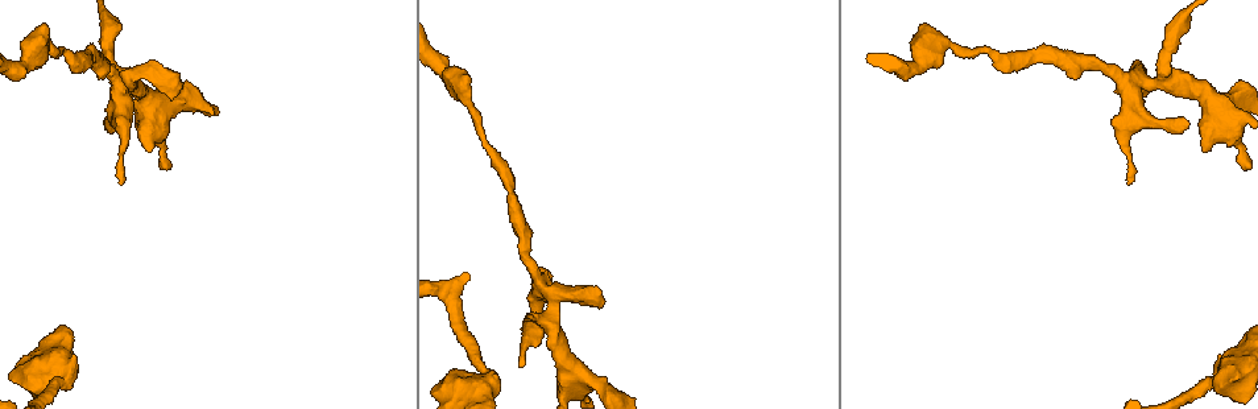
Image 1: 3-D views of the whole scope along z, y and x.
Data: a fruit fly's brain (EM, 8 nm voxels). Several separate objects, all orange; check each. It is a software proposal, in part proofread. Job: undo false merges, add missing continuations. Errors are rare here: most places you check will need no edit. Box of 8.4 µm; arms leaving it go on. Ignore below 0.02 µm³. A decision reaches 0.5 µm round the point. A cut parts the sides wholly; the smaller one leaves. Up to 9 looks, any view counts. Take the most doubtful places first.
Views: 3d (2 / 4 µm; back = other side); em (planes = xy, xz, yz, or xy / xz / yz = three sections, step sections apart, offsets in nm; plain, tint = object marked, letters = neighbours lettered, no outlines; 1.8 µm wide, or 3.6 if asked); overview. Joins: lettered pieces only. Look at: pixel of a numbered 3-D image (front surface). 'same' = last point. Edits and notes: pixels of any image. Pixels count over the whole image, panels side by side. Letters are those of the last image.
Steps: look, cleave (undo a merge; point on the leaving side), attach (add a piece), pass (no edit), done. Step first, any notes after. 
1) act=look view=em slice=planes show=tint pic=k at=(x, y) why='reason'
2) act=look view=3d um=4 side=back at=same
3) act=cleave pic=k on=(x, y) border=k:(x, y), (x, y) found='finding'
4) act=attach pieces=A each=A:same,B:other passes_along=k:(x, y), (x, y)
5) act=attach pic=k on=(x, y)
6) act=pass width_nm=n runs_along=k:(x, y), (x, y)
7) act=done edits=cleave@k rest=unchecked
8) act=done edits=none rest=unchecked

act=look view=em slice=xz step=8 show=letters pic=1 at=(170, 96) why='free end'

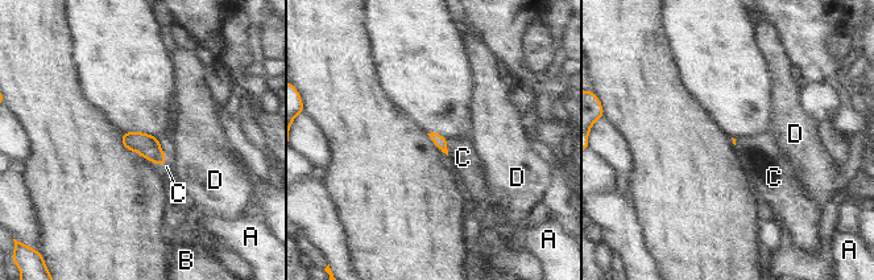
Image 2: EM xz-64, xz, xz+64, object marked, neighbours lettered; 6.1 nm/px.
act=look view=em slice=xy step=4 show=letters at=same why='another direction'

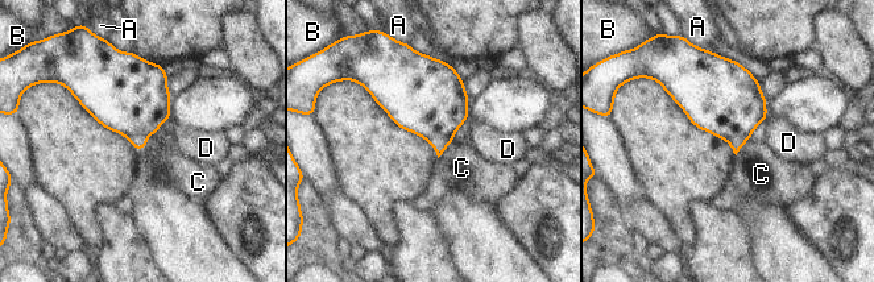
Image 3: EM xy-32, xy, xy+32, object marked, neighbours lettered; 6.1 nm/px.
act=pass longest_contact=C:130nm each=A:other,B:other,C:other,D:other border=3:(749, 140), (736, 156) found='none of them fits'

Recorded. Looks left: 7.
act=look view=em slice=yz step=16 show=letters pic=1 at=(46, 25) why='free end'

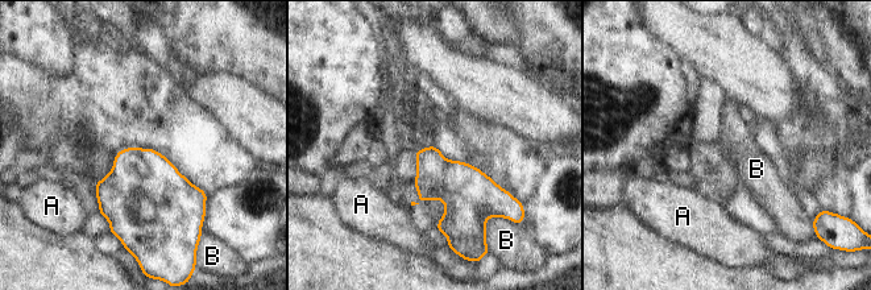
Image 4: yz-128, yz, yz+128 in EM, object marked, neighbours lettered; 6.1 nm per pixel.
act=look view=em slice=planes show=letters at=same why='cut it another way'

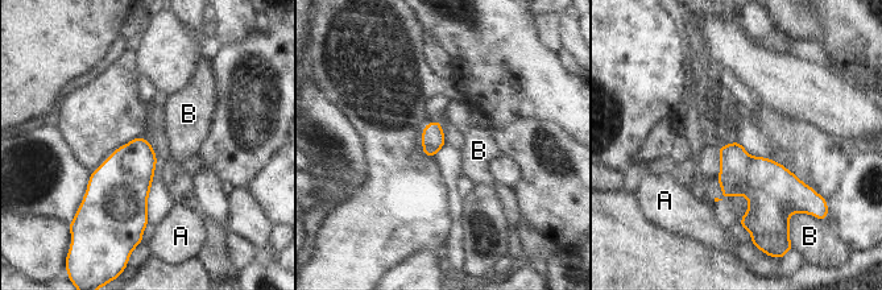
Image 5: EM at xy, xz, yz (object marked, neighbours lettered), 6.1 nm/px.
act=pass each=A:other,B:other border=5:(799, 211), (795, 211), (787, 219) found='no lettered piece goes on from it'

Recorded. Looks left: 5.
act=look view=3d um=2 pic=1 at=(106, 124) why='branch stops here'

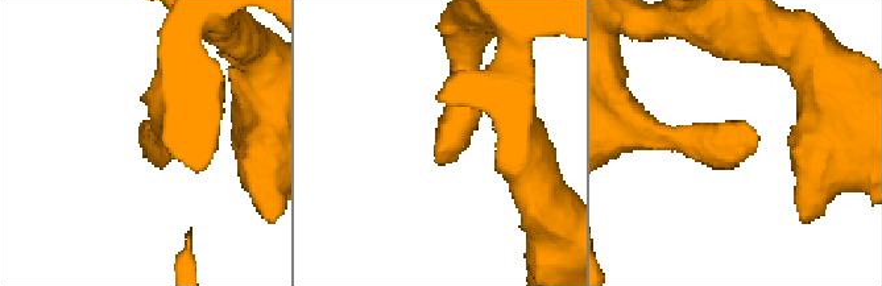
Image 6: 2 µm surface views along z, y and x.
act=look view=em slice=planes show=letters pic=6 at=(437, 160)

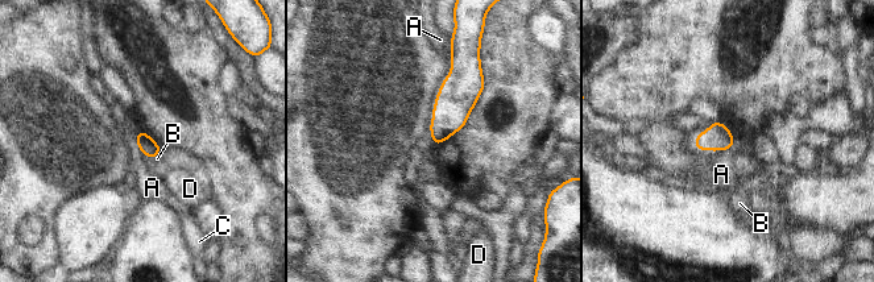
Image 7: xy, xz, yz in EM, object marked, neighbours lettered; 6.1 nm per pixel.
act=pass each=A:other,B:other,C:other,D:other border=7:(736, 139), (728, 149), (723, 150) found='none of them fits'

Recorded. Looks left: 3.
act=look view=3d um=2 side=back pic=1 at=(120, 185) why='free end'

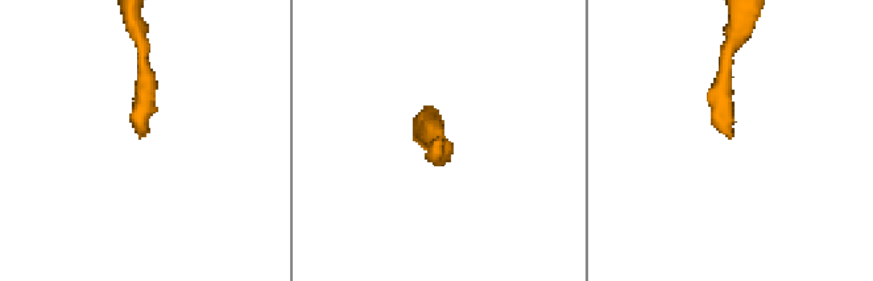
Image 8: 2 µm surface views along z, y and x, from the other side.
act=look view=em slice=planes show=letters pic=8 at=(435, 140) why='shape alone is not enough'

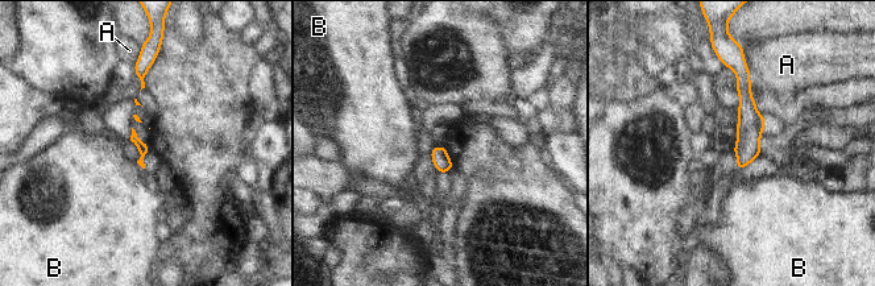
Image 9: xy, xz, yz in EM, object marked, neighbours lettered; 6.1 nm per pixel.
act=pass each=A:other,B:other runs_along=9:(742, 69), (747, 148), (741, 164) found='no lettered piece goes on from it'

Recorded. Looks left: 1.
act=done edits=none rest=unchecked

